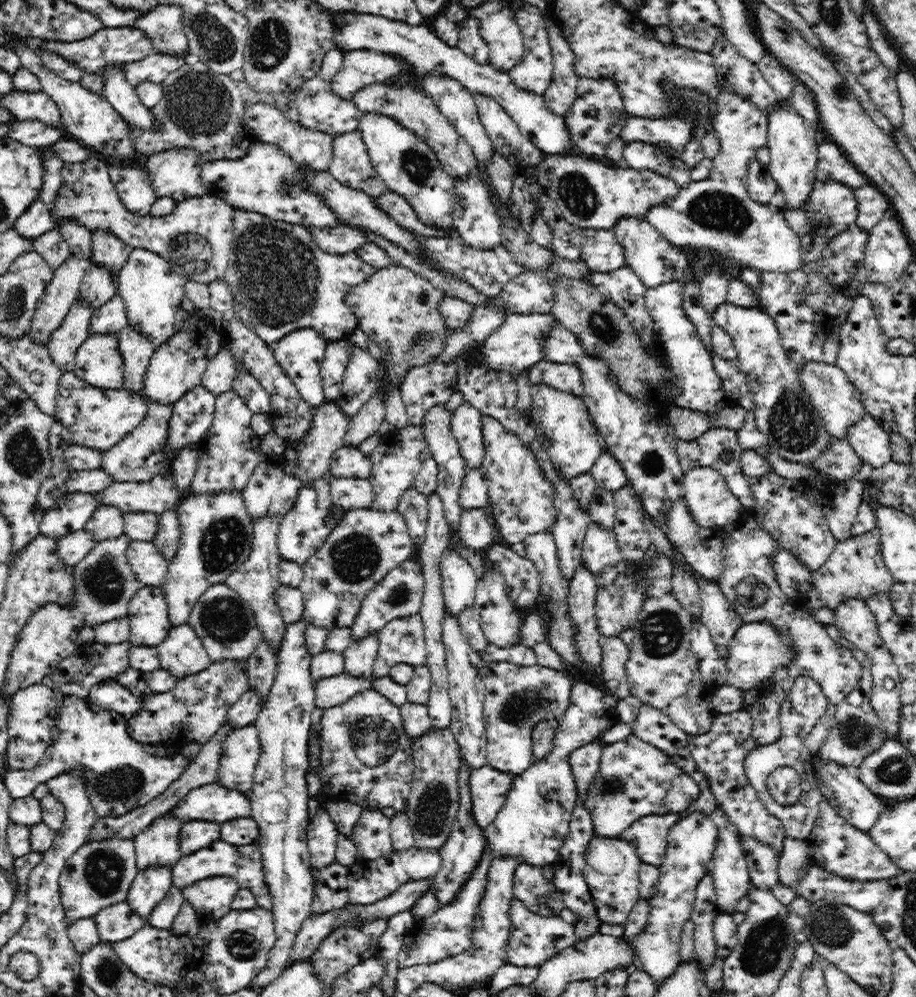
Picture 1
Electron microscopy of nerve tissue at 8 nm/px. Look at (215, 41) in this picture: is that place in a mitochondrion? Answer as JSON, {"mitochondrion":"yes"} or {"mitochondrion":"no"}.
{"mitochondrion":"yes"}

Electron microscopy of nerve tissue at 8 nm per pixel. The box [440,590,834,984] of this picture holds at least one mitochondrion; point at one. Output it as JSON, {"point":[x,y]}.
{"point":[765,945]}

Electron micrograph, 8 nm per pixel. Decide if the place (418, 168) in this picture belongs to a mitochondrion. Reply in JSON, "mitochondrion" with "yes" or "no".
{"mitochondrion":"yes"}

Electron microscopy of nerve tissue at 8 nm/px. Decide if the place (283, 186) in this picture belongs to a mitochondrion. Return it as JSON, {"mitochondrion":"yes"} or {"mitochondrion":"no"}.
{"mitochondrion":"yes"}

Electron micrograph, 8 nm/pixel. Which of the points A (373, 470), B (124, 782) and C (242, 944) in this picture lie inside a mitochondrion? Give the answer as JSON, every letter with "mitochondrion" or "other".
{"A":"other","B":"mitochondrion","C":"mitochondrion"}

